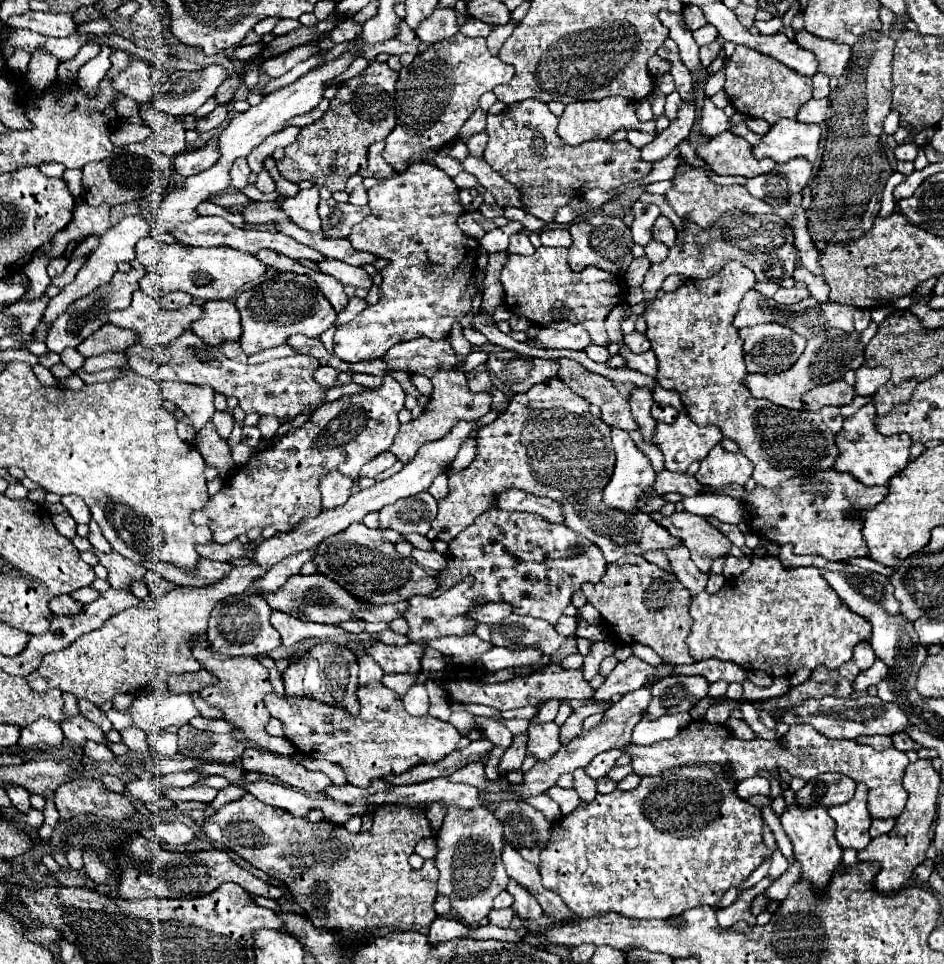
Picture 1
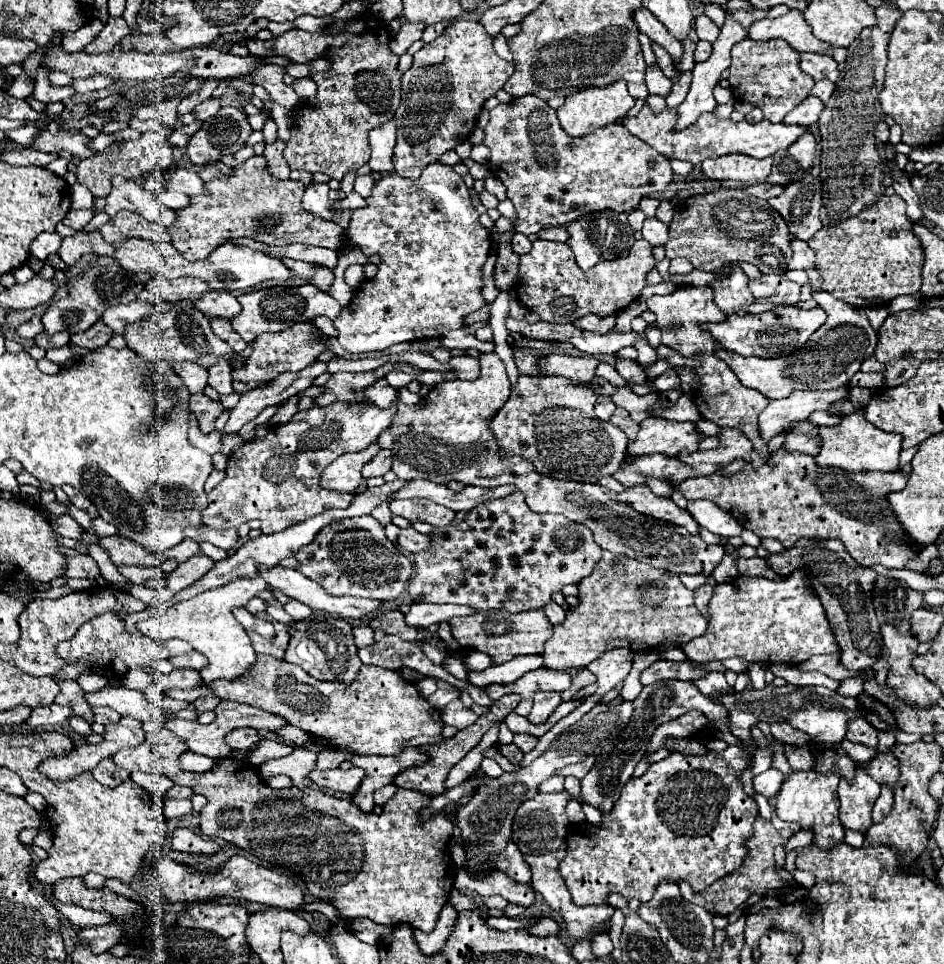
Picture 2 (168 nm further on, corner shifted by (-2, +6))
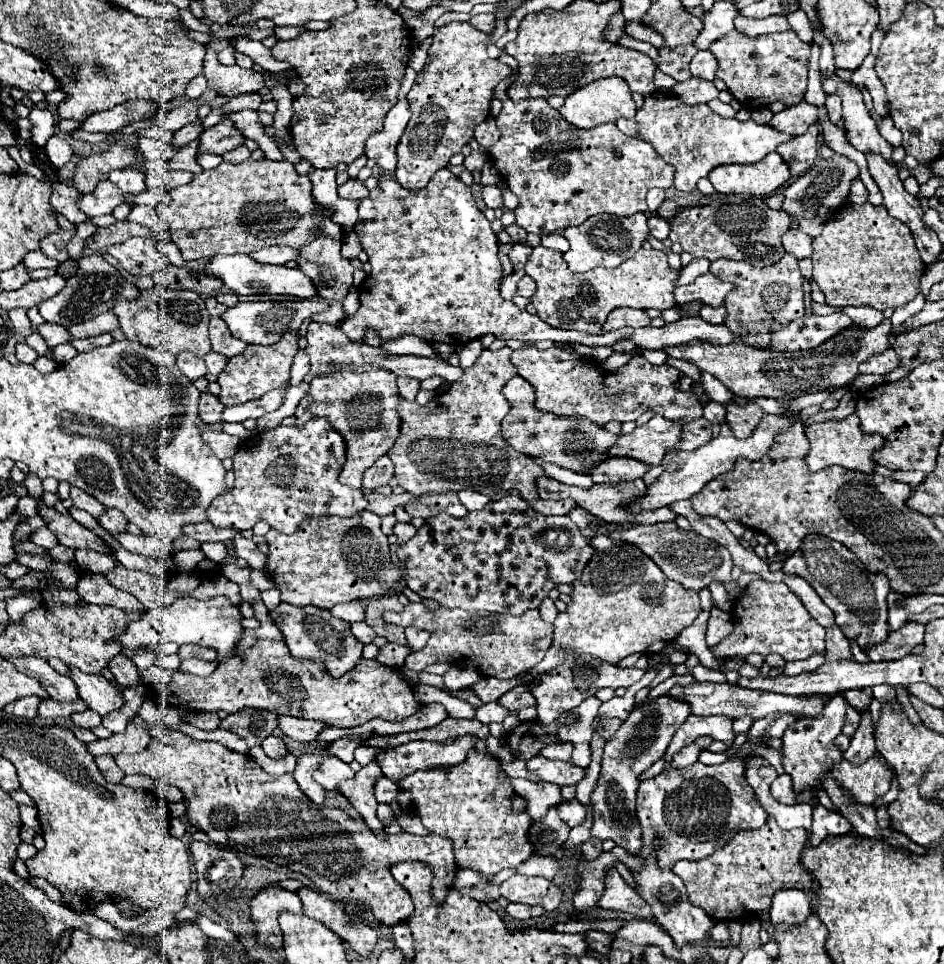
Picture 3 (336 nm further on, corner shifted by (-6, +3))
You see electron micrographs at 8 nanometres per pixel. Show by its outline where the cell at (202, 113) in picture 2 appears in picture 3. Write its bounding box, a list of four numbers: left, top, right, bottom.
[172,119,202,147]

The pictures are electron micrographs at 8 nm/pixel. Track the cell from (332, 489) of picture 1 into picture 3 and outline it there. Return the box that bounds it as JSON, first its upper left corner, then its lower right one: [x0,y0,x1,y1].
[296,367,398,489]

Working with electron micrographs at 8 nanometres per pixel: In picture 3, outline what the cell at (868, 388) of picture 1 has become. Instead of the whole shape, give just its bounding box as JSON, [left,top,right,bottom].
[858,347,898,375]

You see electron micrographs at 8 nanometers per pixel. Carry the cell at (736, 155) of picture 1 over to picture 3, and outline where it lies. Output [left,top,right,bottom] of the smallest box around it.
[708,153,790,197]

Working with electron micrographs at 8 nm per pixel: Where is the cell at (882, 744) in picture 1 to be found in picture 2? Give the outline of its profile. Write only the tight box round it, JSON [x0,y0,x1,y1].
[846,718,878,748]

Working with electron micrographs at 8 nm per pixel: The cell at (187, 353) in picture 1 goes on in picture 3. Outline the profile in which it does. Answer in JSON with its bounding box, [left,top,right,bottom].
[112,285,212,357]

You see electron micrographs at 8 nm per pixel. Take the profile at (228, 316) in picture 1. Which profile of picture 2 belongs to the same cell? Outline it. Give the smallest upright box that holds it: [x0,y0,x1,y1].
[196,292,240,318]

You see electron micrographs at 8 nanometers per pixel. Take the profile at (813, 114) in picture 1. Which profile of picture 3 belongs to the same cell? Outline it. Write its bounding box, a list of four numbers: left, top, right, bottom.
[770,101,818,137]

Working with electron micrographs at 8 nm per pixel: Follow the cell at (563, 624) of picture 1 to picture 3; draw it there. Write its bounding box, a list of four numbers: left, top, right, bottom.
[540,597,558,623]

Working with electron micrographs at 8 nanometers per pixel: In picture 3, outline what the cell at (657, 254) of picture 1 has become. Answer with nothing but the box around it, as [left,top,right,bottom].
[648,215,670,241]

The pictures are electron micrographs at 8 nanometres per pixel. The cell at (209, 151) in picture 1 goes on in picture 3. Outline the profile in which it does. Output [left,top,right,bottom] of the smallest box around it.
[198,119,246,155]

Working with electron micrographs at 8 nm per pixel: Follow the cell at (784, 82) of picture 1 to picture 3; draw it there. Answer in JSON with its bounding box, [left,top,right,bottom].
[710,29,810,111]

